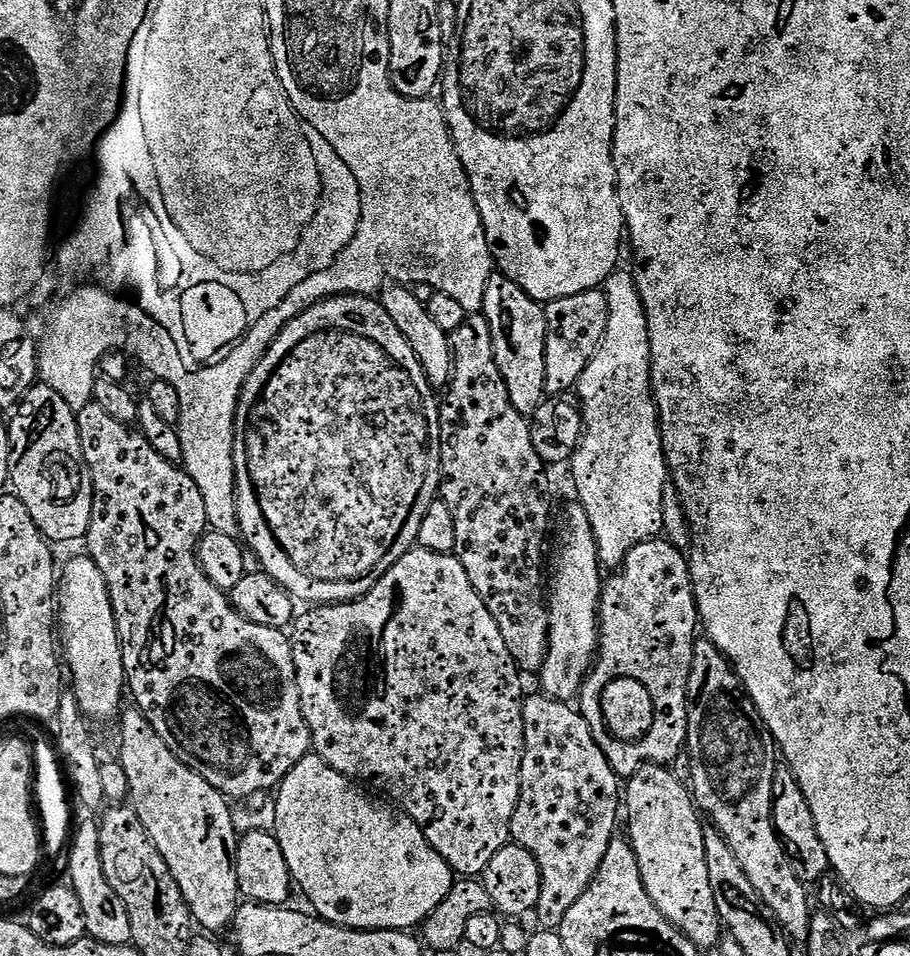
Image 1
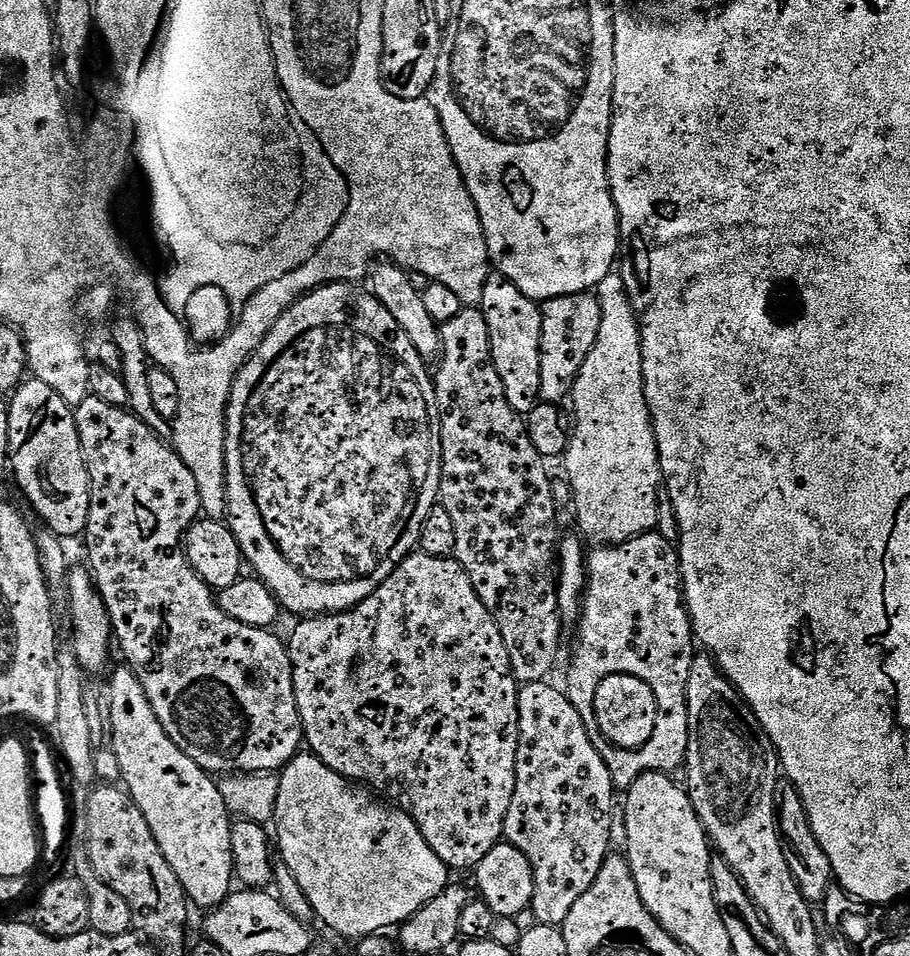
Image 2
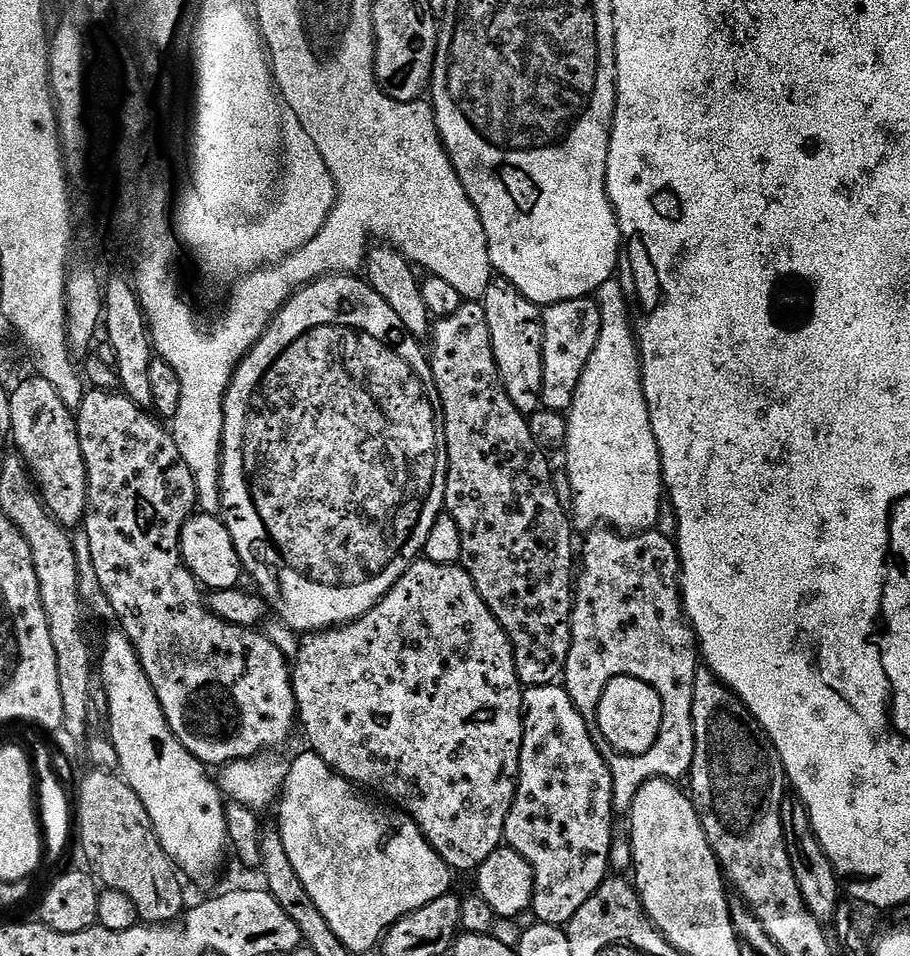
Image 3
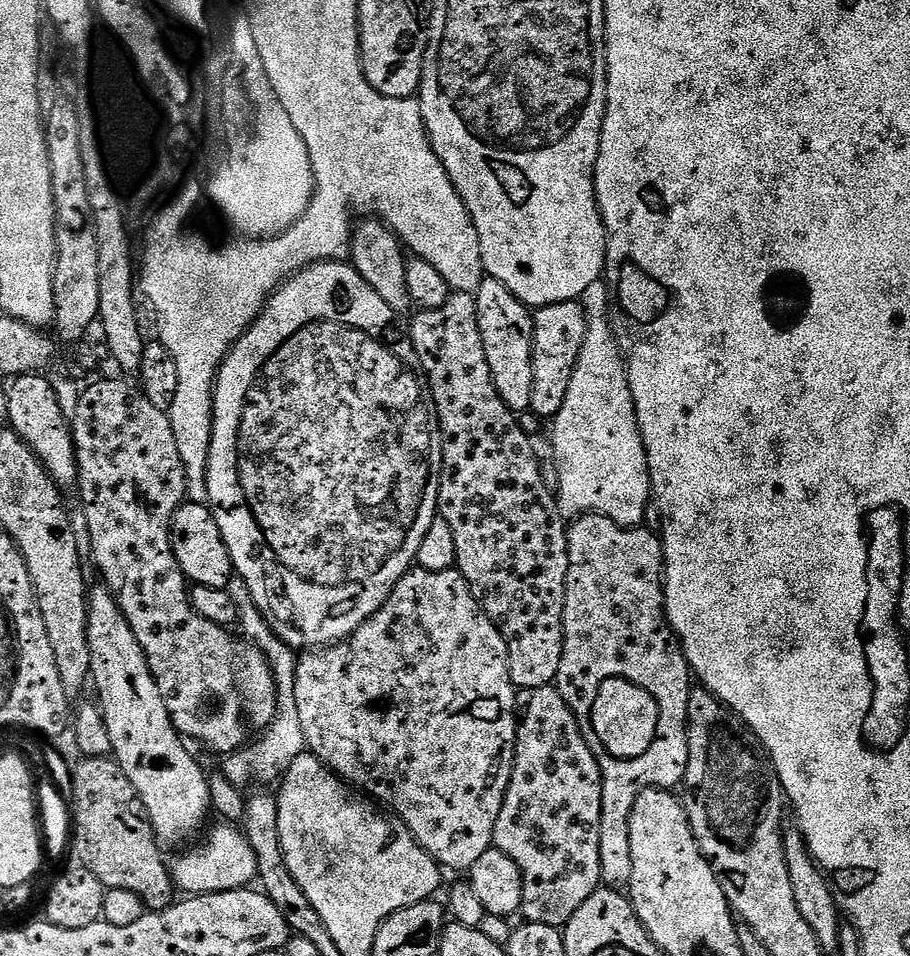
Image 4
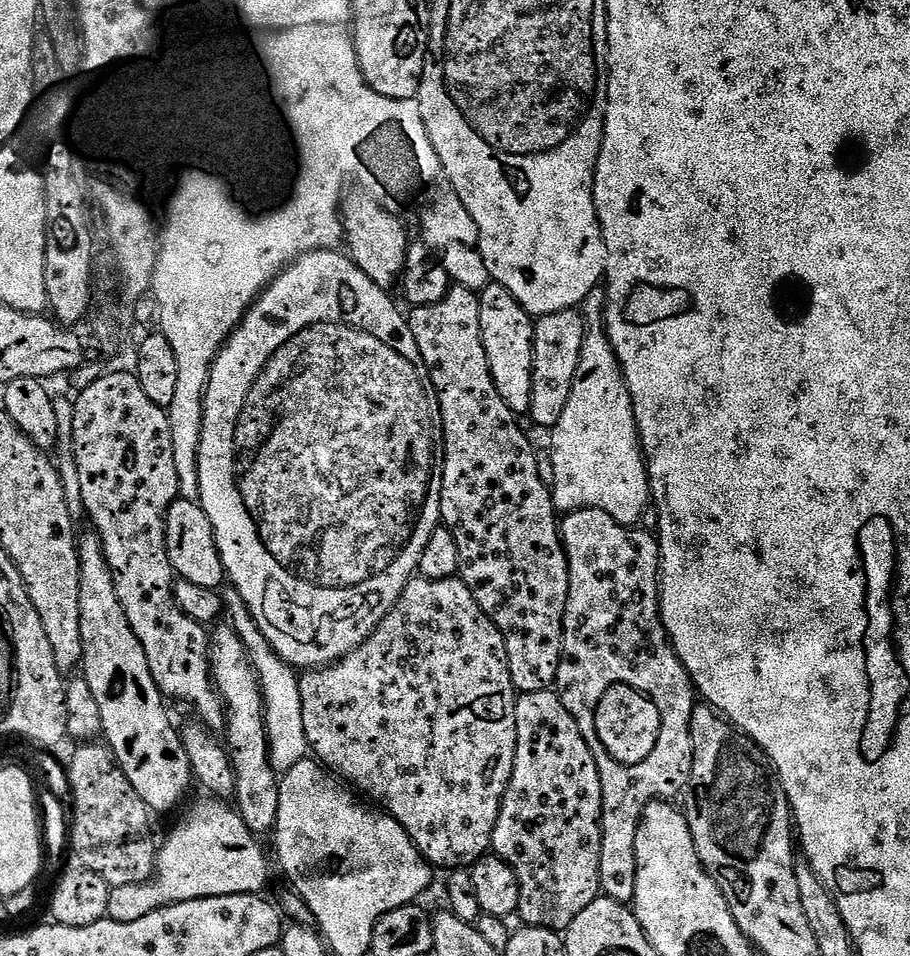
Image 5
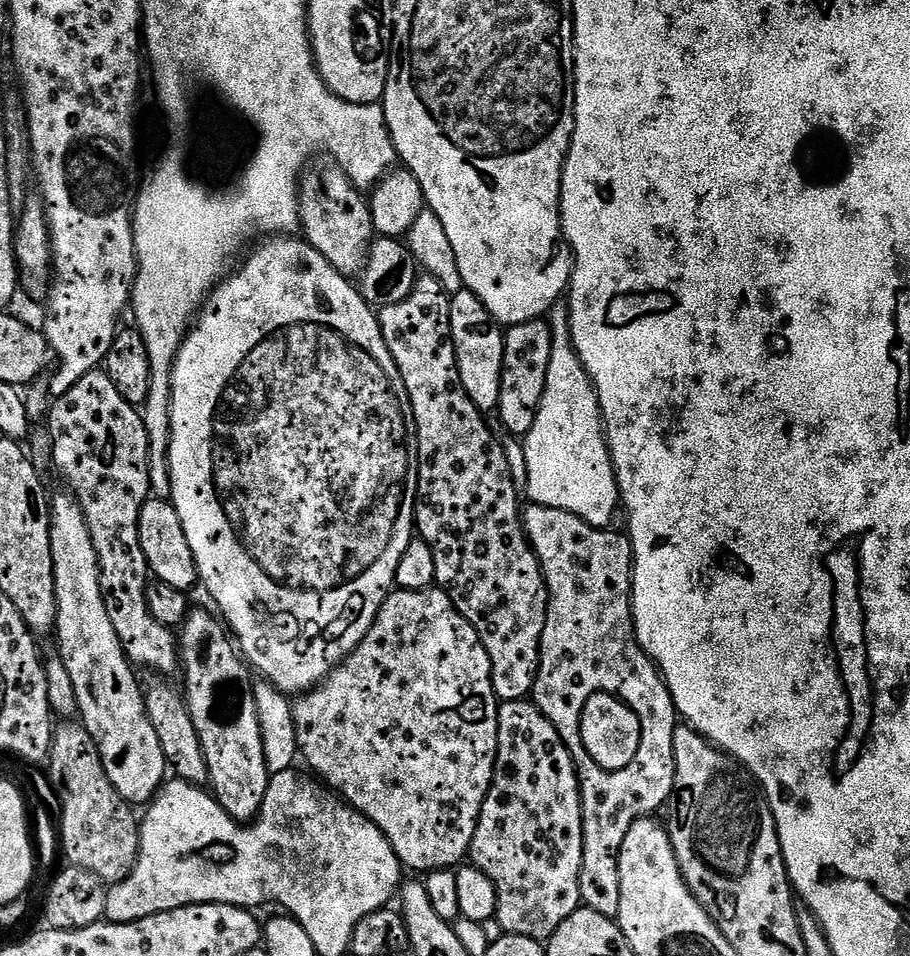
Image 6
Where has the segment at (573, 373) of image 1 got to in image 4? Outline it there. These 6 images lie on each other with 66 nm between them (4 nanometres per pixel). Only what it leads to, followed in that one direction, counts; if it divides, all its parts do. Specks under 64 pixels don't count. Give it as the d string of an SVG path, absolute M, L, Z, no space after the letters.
M571 300L535 309L532 317L532 407L531 415L554 418L566 402L572 371L587 338L588 313L583 303Z

